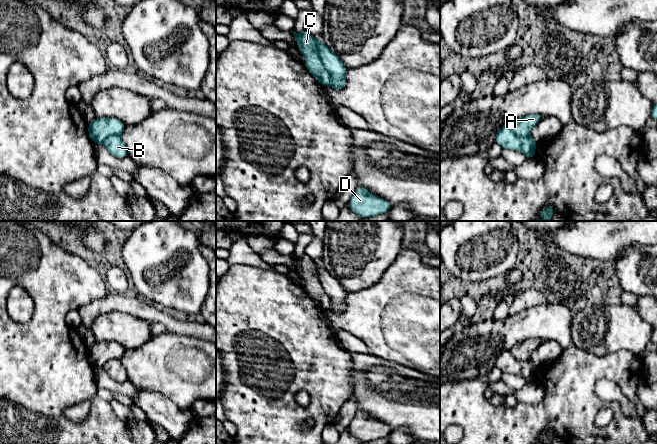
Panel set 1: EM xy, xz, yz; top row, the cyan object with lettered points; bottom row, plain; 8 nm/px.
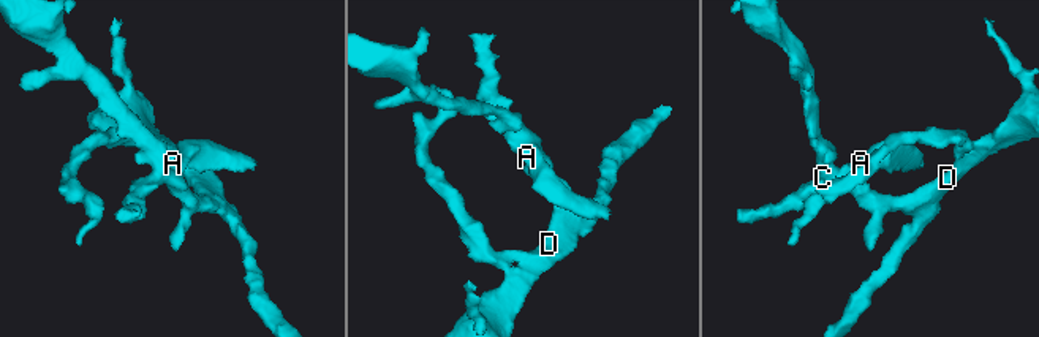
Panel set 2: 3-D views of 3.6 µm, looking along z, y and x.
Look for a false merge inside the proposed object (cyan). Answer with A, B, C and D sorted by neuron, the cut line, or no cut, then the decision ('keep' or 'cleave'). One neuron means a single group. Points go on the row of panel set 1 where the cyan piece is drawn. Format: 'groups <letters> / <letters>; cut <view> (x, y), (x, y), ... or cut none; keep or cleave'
groups A C / B D; cut xz (317, 38), (317, 54), (330, 75), (330, 85); cleave

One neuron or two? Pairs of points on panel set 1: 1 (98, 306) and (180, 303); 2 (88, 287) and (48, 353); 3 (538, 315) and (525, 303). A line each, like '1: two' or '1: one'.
1: two
2: one
3: two

